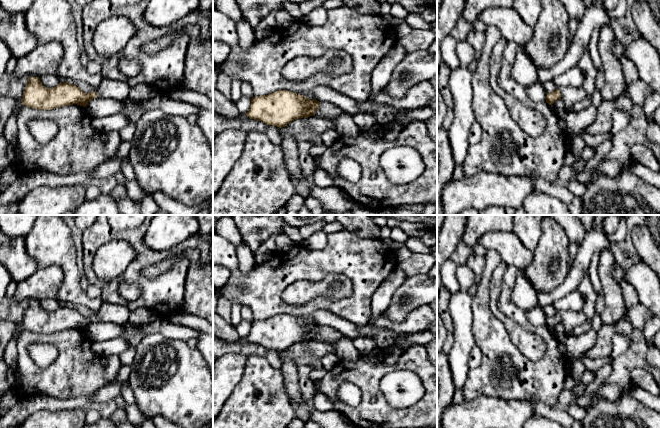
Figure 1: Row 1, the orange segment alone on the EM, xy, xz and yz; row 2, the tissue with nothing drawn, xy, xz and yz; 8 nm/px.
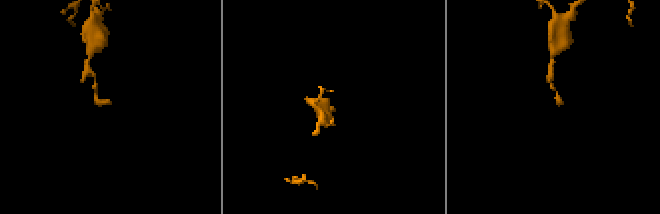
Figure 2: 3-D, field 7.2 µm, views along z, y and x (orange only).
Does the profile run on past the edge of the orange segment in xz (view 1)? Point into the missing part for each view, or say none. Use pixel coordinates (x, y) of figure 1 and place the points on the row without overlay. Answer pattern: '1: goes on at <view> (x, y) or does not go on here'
1: does not go on here

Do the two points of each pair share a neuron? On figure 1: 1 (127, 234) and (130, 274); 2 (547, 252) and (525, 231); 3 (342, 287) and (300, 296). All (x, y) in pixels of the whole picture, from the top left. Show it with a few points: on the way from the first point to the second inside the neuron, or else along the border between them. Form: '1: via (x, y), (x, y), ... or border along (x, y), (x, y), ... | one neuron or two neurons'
1: via (137, 244), (140, 248), (140, 261), (137, 264) | one neuron
2: border along (541, 225), (541, 235), (536, 248), (532, 252) | two neurons
3: via (332, 290), (310, 290) | one neuron

